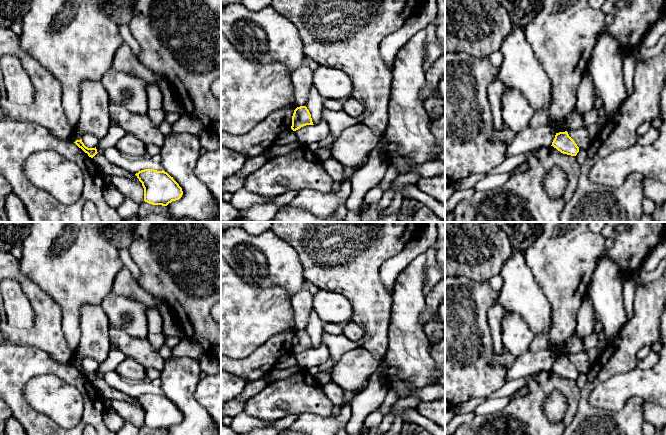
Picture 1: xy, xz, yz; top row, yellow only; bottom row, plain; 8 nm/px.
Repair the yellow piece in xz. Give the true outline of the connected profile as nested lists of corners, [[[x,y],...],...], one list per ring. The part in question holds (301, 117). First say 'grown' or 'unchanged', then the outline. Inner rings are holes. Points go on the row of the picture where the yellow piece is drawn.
unchanged | [[[306,106],[297,107],[294,110],[294,113],[292,116],[291,129],[293,131],[296,131],[306,125],[314,125],[312,122],[311,114]]]

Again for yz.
unchanged | [[[567,131],[556,133],[551,146],[556,148],[561,153],[571,156],[576,156],[579,152],[579,147],[569,136]]]

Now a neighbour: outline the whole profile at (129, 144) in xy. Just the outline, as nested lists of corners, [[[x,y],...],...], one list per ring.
[[[126,133],[115,146],[121,153],[133,157],[141,158],[147,156],[144,143],[129,133]]]

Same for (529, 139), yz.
[[[550,126],[527,128],[516,134],[512,143],[507,146],[505,156],[508,158],[529,150],[550,147],[555,135],[556,132]]]

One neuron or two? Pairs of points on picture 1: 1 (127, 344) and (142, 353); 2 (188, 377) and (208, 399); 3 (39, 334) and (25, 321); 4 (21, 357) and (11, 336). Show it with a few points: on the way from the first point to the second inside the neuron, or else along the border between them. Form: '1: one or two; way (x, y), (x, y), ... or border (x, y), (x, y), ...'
1: one; way (131, 347), (138, 349)
2: two; border (200, 378), (194, 397), (205, 408)
3: two; border (35, 309), (35, 320), (29, 328), (10, 326)
4: two; border (10, 342), (32, 345), (37, 348)

